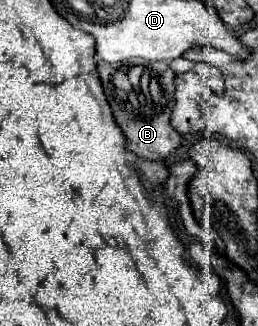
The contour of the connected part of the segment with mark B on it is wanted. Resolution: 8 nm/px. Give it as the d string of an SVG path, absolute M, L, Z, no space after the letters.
M98 61L98 73L102 79L102 87L104 93L110 101L114 119L118 123L118 127L122 129L124 137L126 137L126 149L136 153L142 159L150 159L150 161L162 161L166 159L178 145L180 145L180 135L176 133L176 129L170 125L170 113L174 107L174 71L168 67L168 63L148 63L150 71L152 71L152 79L150 79L150 89L148 89L148 101L138 99L138 103L132 103L132 95L118 89L114 85L114 75L122 69L122 65L116 63L104 63Z

